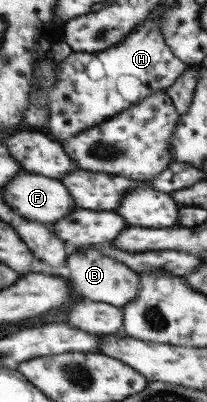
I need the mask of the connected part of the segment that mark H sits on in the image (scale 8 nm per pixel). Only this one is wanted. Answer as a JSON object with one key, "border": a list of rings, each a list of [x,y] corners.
{"border":[[[151,17],[146,23],[130,32],[123,42],[113,45],[106,51],[98,53],[72,51],[66,59],[56,64],[58,83],[48,94],[50,110],[48,128],[57,140],[73,139],[77,134],[105,123],[106,120],[133,107],[134,104],[144,102],[152,94],[172,86],[187,65],[170,51],[162,26],[164,22],[161,17]]]}

